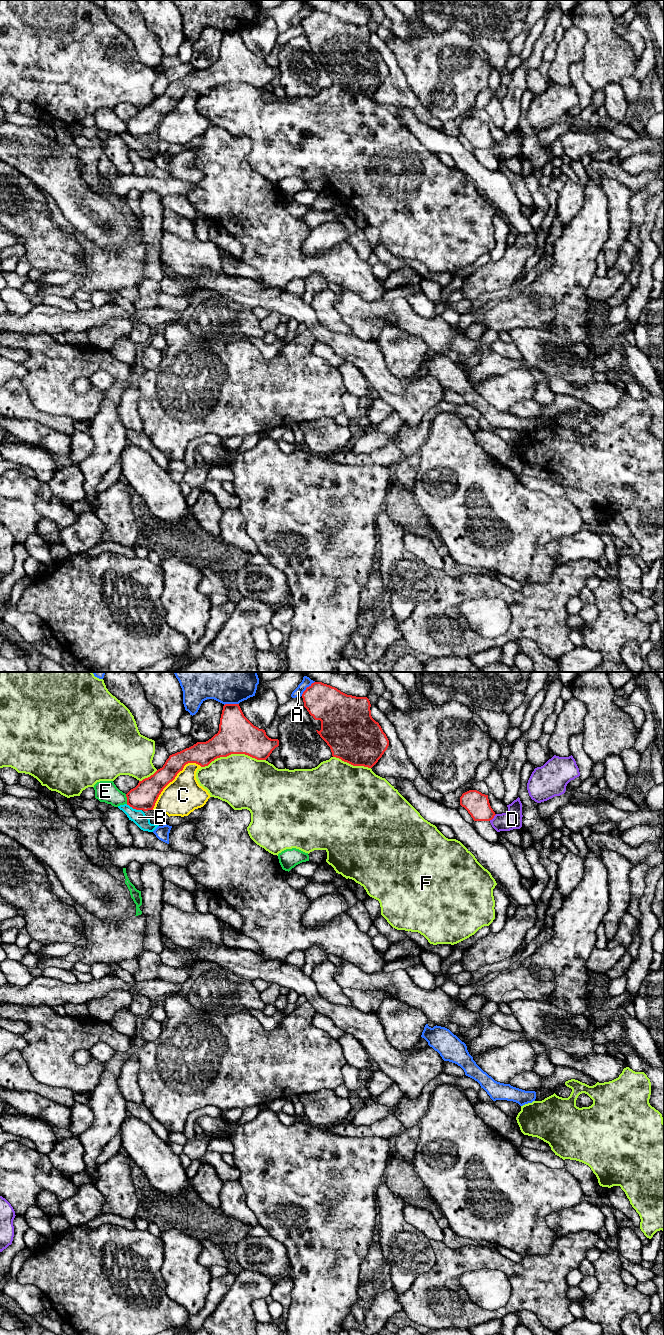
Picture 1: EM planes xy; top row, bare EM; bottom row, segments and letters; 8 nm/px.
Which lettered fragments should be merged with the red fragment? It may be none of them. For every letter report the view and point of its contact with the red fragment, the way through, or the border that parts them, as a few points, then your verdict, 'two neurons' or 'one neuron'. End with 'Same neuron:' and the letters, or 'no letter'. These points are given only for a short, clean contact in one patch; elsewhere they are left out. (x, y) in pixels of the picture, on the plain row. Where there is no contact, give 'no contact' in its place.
A: meets red in xy at (231, 32); two neurons
B: meets red in xy at (134, 136); border along xy (126, 132), (141, 138); two neurons
C: meets red in xy at (173, 107); two neurons
D: meets red in xy at (492, 146); two neurons
E: meets red in xy at (127, 127); two neurons
F: meets red in xy at (233, 81); two neurons
Same neuron: no letter

